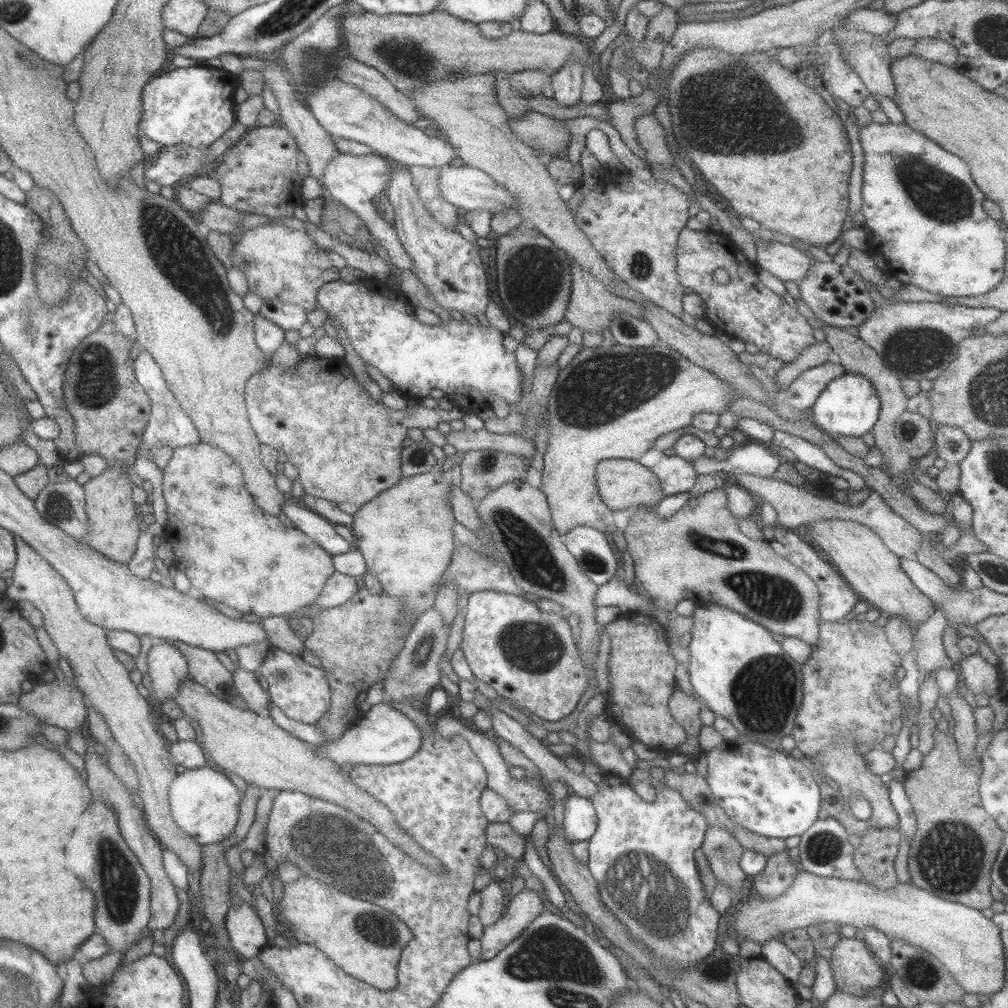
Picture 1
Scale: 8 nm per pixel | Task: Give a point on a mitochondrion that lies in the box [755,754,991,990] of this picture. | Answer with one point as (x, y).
(951, 860)

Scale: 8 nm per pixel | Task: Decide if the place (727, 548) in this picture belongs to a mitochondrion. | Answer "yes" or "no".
yes

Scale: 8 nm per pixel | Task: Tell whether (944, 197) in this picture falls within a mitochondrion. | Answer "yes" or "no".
yes

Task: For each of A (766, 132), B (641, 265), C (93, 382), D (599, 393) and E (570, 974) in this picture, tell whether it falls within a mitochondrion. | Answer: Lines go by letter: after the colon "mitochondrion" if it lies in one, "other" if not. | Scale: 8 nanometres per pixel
A: mitochondrion
B: mitochondrion
C: mitochondrion
D: mitochondrion
E: mitochondrion

